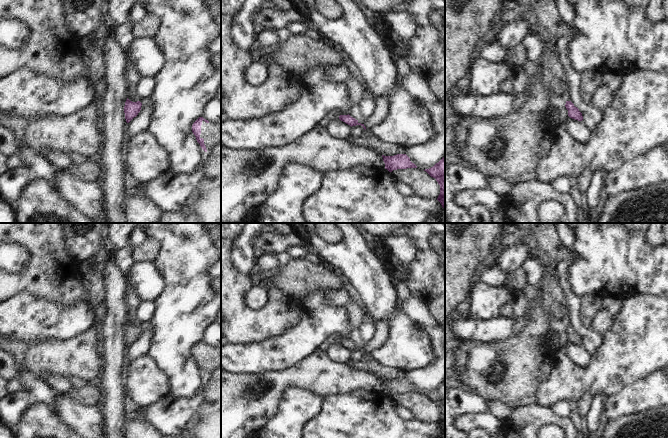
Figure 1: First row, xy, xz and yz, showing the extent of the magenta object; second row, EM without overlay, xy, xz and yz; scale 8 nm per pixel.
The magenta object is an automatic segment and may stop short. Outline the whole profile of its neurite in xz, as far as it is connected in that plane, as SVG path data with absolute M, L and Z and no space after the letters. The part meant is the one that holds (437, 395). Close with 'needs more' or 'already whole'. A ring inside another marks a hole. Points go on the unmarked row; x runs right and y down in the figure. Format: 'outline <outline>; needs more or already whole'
outline M445 380L433 391L425 393L424 395L435 402L440 409L440 418L437 424L441 427L442 431L445 432Z; already whole

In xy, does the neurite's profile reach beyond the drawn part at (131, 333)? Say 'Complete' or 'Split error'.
Complete.

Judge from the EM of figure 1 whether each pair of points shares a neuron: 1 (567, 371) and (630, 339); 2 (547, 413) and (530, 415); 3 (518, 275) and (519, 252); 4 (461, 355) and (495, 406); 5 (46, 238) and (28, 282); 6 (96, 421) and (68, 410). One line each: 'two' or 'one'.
1: one
2: one
3: two
4: two
5: one
6: one

